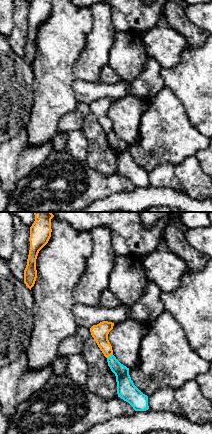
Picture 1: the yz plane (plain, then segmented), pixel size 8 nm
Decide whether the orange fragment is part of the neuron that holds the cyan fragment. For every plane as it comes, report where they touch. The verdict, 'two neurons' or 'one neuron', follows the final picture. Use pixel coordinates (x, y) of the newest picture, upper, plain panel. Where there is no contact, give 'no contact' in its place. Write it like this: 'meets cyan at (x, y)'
meets cyan at (109, 132)

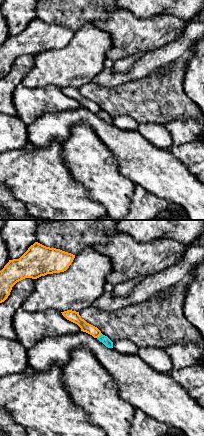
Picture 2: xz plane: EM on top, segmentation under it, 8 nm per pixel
meets cyan at (99, 112)

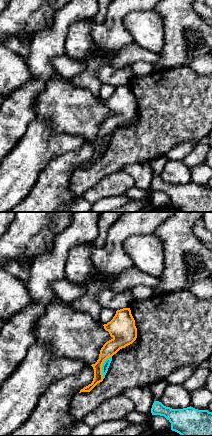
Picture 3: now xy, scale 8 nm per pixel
meets cyan at (102, 142)

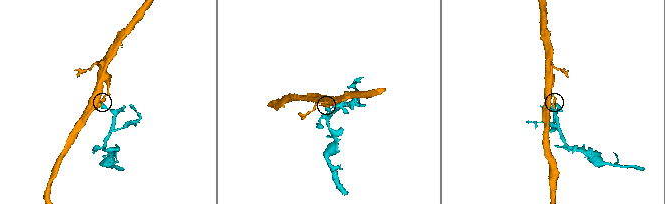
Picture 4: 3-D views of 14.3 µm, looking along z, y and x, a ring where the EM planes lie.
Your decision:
two neurons

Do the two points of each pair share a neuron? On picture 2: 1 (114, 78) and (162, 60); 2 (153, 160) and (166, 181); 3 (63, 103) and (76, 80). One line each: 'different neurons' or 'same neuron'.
1: same neuron
2: same neuron
3: different neurons

